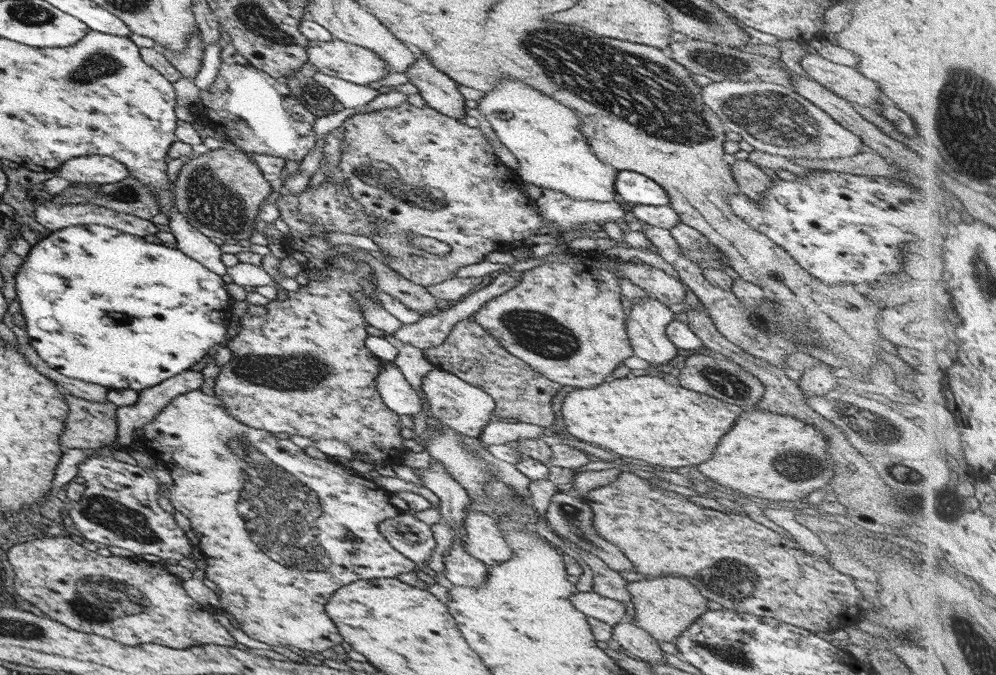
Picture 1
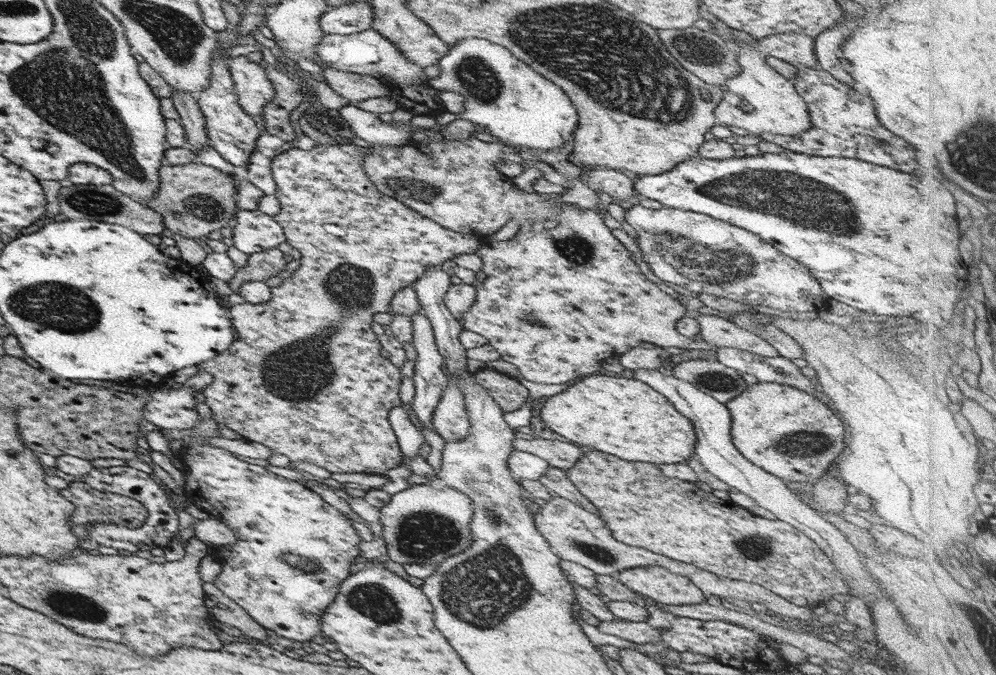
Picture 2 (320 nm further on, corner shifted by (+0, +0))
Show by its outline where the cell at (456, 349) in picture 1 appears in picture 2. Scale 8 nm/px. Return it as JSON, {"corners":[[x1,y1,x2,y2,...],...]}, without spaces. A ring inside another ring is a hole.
{"corners":[[489,368,480,369,473,374,473,378,476,378,476,381,482,386,481,390,485,390,485,394,497,404,497,408,502,413,514,413,528,397,525,387,514,378]]}

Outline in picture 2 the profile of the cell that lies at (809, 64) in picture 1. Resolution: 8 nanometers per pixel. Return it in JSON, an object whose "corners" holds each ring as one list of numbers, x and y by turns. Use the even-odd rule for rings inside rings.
{"corners":[[797,32,772,34,757,40,765,55,807,68,819,67,814,54,814,39]]}

